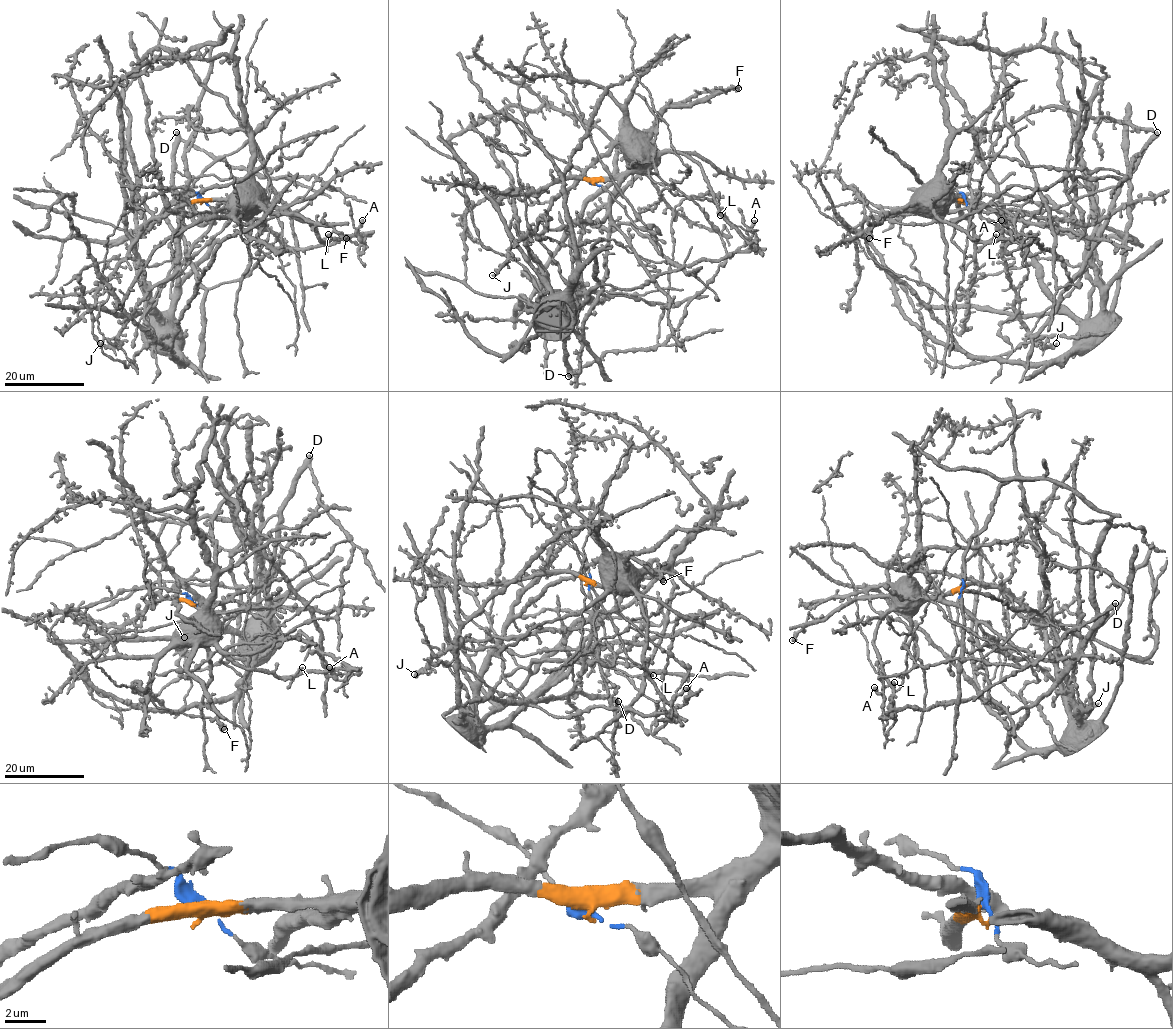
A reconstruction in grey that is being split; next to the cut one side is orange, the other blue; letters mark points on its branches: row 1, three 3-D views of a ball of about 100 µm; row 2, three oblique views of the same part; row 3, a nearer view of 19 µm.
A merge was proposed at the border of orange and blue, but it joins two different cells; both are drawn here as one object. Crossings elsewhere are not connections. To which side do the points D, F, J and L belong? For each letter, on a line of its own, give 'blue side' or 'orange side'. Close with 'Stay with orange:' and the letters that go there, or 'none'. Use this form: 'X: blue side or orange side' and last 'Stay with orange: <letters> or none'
D: blue side
F: orange side
J: orange side
L: orange side
Stay with orange: F, J, L

